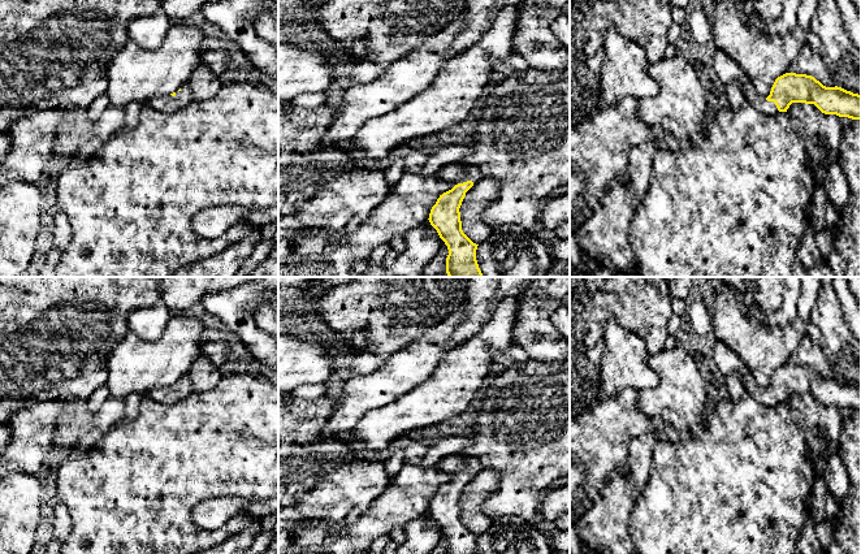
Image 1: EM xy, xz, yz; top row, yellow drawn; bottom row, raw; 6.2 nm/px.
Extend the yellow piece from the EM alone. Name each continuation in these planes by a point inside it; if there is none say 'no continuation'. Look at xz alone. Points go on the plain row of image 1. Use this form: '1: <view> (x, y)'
1: xz (455, 464)

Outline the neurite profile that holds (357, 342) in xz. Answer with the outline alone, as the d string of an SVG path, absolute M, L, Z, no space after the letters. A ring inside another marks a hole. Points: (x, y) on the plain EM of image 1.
M355 332L349 338L342 334L332 333L333 339L351 355L359 355L365 351L368 345L367 336L363 332Z

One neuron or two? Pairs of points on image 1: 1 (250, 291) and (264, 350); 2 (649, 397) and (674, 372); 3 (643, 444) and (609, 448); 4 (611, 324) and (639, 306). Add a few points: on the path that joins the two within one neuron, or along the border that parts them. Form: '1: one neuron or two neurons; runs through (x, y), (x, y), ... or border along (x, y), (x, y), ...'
1: one neuron; runs through (241, 306), (249, 320), (251, 336)
2: one neuron; runs through (656, 394), (671, 379)
3: two neurons; border along (657, 435), (643, 433), (634, 437), (623, 462)
4: two neurons; border along (604, 325), (610, 319), (615, 319), (643, 338)

